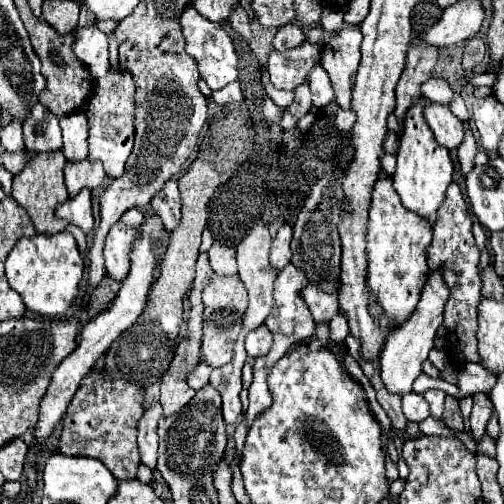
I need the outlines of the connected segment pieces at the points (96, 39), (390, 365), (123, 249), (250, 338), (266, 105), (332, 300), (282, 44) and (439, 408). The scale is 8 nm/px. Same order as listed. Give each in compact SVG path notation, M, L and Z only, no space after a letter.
M87 26L75 32L73 52L95 78L109 74L109 38L95 26Z
M443 270L431 272L413 316L387 338L383 354L381 354L381 378L383 378L383 384L389 388L389 392L401 394L401 396L411 392L415 378L421 374L421 364L427 360L427 354L433 348L437 328L443 324L443 310L449 296L451 296L451 290L443 282Z
M139 208L127 210L127 214L123 214L123 218L119 218L119 222L115 222L115 226L107 234L103 248L105 268L107 274L119 282L123 282L129 272L129 252L141 222L143 214Z
M259 326L255 330L251 330L245 338L245 348L247 348L247 354L257 358L257 356L263 356L269 352L271 348L271 342L273 342L273 334L271 330L267 330L267 326Z
M267 94L263 96L263 116L265 116L267 124L275 124L283 118L283 108L279 108Z
M307 286L303 290L303 298L311 310L315 323L330 322L335 314L339 314L337 298L333 294L319 290L317 286Z
M285 24L281 28L277 28L275 36L273 36L273 46L275 50L289 50L299 46L305 40L305 32L301 26L297 24Z
M427 390L423 396L425 396L425 400L431 406L431 416L435 420L441 420L443 418L445 392L443 390Z

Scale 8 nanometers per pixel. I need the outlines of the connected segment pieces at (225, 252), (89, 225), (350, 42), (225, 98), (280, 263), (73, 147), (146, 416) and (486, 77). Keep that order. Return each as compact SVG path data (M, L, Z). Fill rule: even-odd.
M215 242L209 248L209 262L215 274L237 274L237 260L235 260L235 248L225 242Z
M83 188L75 198L69 198L55 210L57 218L65 218L69 224L79 226L85 234L93 232L93 206L91 206L91 192Z
M341 28L335 36L329 36L323 46L321 66L329 72L335 88L337 104L341 108L351 106L351 86L355 82L355 70L361 62L361 30Z
M235 80L231 84L227 84L223 90L213 92L213 100L219 104L239 104L243 100L243 90L241 90L241 82Z
M281 222L271 246L271 264L275 270L283 270L289 264L291 238L293 238L293 226L289 222Z
M73 112L59 120L63 130L63 154L69 162L81 162L87 154L87 118L85 112Z
M155 402L149 408L145 408L141 420L139 420L139 436L137 436L137 444L139 444L139 452L141 452L141 462L147 464L151 470L157 464L157 444L159 444L159 436L157 436L157 424L161 418L161 404Z
M473 72L469 78L469 84L473 86L493 86L493 82L495 82L495 74L489 72Z

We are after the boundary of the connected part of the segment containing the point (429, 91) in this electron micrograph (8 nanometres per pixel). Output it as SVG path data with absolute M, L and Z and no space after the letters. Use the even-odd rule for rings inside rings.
M429 78L427 82L423 82L421 94L425 98L431 98L431 100L439 102L439 104L449 106L449 102L451 102L451 86L443 78Z

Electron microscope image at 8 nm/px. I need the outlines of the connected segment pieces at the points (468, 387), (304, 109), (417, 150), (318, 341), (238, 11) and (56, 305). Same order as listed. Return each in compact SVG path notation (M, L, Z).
M469 362L469 370L459 374L459 394L457 398L463 396L473 396L477 392L487 392L495 386L497 376L487 372L481 364L471 364Z
M303 82L297 90L295 90L295 102L289 106L289 112L293 114L295 122L299 122L311 108L311 92L307 82Z
M421 96L421 102L415 104L405 116L403 138L401 138L401 146L397 152L397 170L391 180L393 180L393 188L397 190L401 198L401 204L407 210L419 214L429 224L435 224L437 210L445 200L447 186L453 182L455 166L449 156L449 150L445 146L439 146L439 142L435 142L431 128L425 124L423 106L425 106L425 98Z
M317 324L315 334L309 340L309 348L319 350L321 346L327 346L327 342L329 342L329 326L327 324Z
M241 4L235 6L235 10L231 12L229 22L231 22L231 28L235 32L239 32L247 42L251 40L251 22L249 22L249 16L247 16L247 12L245 12L245 8Z
M69 232L35 234L33 238L21 238L15 244L5 262L5 274L9 286L17 290L17 294L23 298L23 304L31 312L49 318L61 318L73 308L79 296L85 264L79 254L77 242Z

